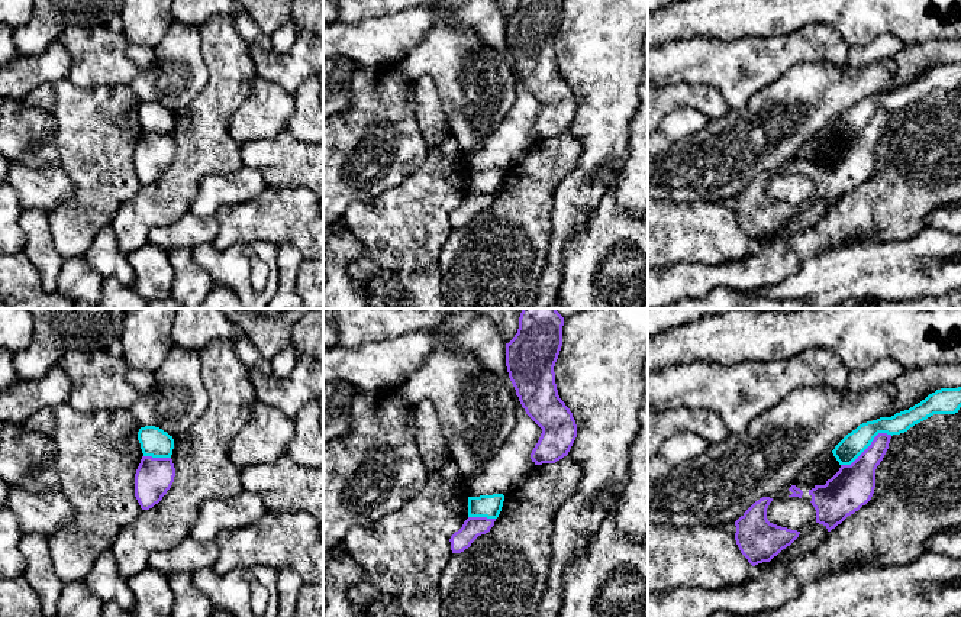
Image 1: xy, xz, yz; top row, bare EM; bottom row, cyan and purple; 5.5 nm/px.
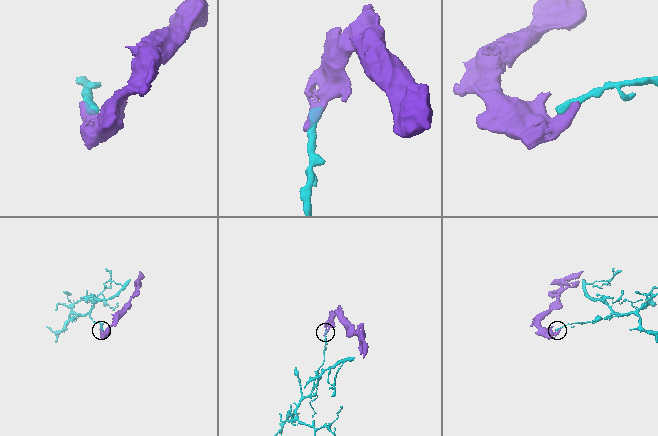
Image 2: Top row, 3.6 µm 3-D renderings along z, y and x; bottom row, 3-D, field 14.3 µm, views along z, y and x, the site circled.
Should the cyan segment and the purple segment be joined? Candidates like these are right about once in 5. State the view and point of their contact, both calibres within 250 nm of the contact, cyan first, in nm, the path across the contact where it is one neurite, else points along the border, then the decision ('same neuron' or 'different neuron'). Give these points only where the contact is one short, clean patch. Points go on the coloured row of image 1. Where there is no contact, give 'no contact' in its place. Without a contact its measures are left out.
contact yz (867, 446); calibres 140 and 240 nm; border yz (892, 435), (879, 433), (850, 464), (841, 465); different neuron

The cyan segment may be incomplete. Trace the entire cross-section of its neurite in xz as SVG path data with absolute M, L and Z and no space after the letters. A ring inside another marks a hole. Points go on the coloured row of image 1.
M504 495L468 497L468 517L497 519L503 507Z

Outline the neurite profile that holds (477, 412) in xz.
M445 345L436 346L397 391L402 400L413 404L433 403L451 461L465 481L490 462L516 426L517 404L507 385L473 356L459 356Z

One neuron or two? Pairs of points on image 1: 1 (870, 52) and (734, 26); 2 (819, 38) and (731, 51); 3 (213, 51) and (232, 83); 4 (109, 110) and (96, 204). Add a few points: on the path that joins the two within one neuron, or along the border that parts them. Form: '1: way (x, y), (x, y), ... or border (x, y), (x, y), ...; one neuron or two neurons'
1: border (882, 34), (864, 45), (850, 47); two neurons
2: way (797, 48), (753, 51); one neuron
3: way (221, 58), (231, 68), (231, 76); one neuron
4: way (100, 133), (100, 181); one neuron

